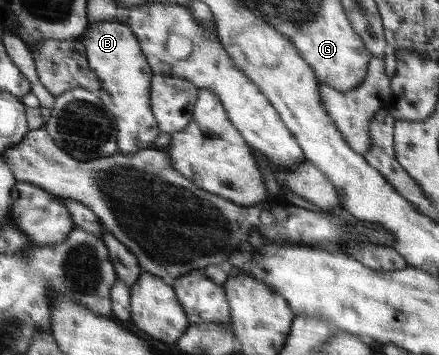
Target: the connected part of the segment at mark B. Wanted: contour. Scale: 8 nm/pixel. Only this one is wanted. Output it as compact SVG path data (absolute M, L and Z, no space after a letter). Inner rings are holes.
M115 21L89 23L88 29L81 37L86 47L86 57L90 69L97 73L101 81L101 89L97 92L106 109L113 114L117 123L119 153L133 155L151 145L159 130L157 122L151 115L149 105L149 87L151 83L151 67L142 51L137 36L127 24Z

